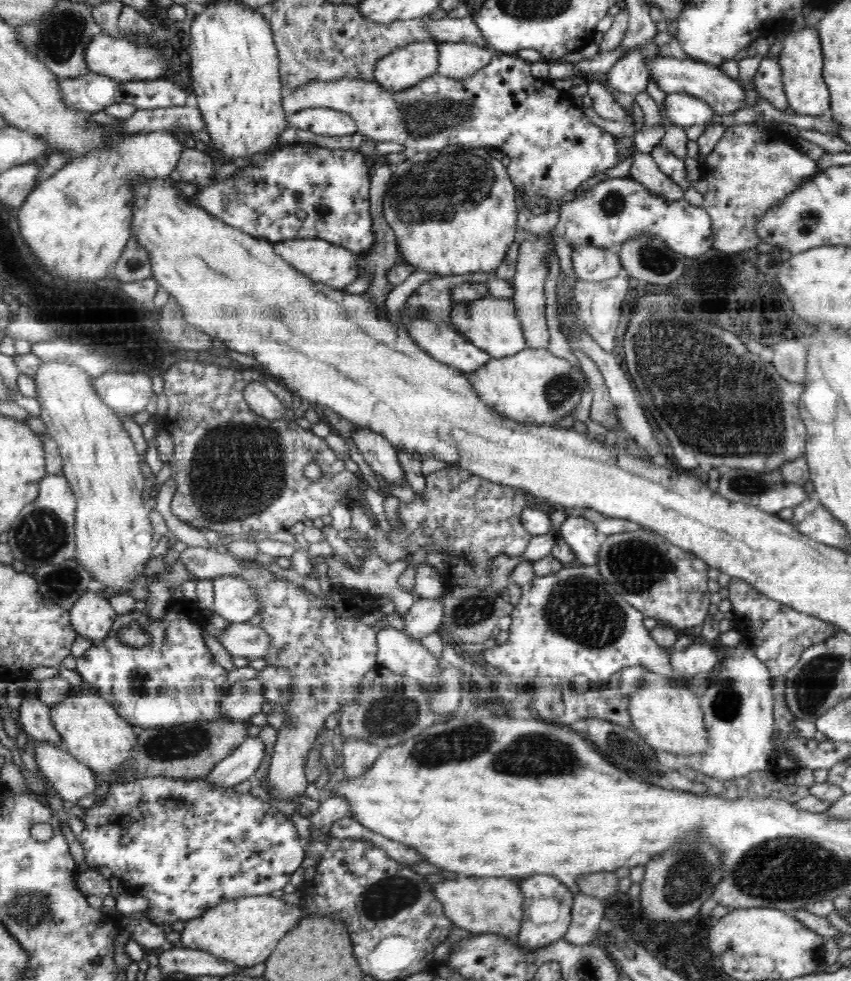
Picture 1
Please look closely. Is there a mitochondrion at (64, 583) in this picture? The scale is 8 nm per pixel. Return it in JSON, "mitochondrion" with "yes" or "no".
{"mitochondrion":"yes"}

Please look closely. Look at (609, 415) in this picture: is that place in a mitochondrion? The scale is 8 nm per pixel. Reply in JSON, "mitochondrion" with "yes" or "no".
{"mitochondrion":"no"}

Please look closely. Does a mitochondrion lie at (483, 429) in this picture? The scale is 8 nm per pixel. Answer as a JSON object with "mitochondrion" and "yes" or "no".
{"mitochondrion":"no"}

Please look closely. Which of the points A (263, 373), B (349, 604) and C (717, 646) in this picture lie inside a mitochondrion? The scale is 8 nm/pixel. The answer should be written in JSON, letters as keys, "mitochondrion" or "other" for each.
{"A":"other","B":"other","C":"other"}

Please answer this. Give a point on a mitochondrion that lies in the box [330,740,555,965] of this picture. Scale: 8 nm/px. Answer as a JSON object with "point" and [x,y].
{"point":[386,897]}

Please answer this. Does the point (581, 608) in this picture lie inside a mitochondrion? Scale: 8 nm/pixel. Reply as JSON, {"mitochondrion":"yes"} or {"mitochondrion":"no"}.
{"mitochondrion":"yes"}

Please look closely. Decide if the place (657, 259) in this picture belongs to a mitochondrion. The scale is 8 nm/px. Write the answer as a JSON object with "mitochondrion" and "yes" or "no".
{"mitochondrion":"yes"}

